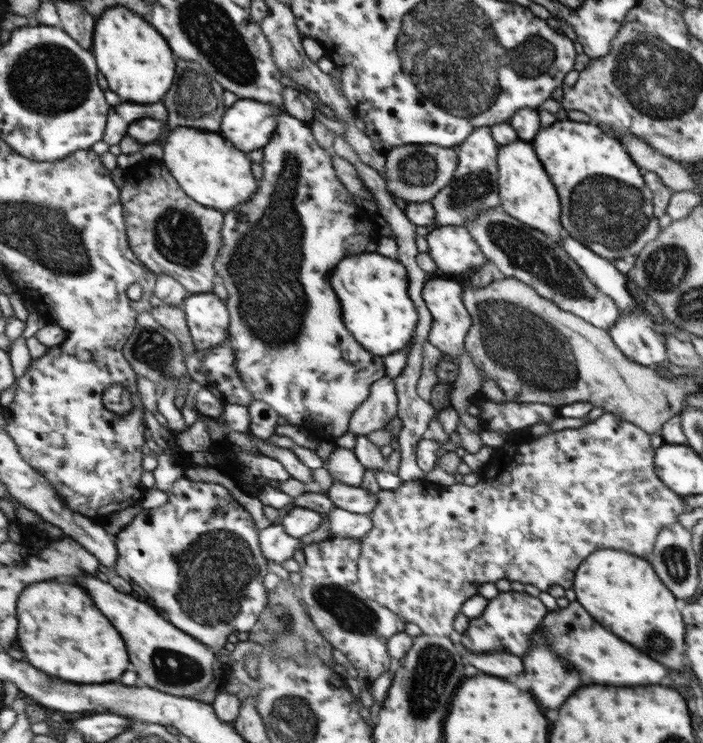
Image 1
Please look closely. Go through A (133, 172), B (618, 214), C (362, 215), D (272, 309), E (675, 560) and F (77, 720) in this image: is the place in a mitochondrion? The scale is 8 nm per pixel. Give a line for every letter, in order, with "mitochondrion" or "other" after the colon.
A: other
B: mitochondrion
C: other
D: mitochondrion
E: mitochondrion
F: other

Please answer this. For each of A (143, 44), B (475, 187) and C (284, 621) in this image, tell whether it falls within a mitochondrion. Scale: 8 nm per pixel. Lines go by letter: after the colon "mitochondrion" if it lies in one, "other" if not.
A: other
B: mitochondrion
C: mitochondrion

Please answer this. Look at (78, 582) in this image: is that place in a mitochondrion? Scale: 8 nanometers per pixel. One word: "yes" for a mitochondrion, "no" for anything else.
no

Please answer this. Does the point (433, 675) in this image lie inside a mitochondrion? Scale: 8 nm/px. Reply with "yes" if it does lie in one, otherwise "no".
yes

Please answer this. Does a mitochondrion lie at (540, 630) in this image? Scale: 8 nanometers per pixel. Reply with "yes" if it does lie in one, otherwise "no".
no

